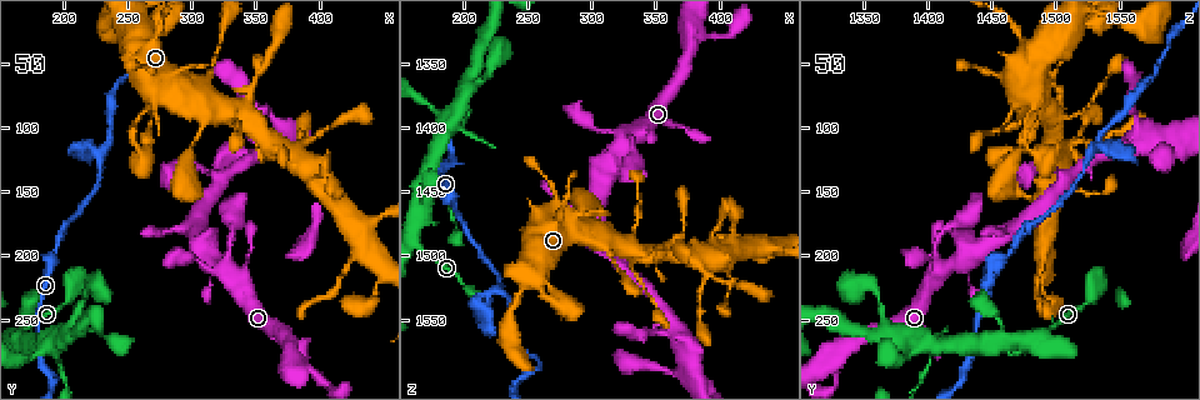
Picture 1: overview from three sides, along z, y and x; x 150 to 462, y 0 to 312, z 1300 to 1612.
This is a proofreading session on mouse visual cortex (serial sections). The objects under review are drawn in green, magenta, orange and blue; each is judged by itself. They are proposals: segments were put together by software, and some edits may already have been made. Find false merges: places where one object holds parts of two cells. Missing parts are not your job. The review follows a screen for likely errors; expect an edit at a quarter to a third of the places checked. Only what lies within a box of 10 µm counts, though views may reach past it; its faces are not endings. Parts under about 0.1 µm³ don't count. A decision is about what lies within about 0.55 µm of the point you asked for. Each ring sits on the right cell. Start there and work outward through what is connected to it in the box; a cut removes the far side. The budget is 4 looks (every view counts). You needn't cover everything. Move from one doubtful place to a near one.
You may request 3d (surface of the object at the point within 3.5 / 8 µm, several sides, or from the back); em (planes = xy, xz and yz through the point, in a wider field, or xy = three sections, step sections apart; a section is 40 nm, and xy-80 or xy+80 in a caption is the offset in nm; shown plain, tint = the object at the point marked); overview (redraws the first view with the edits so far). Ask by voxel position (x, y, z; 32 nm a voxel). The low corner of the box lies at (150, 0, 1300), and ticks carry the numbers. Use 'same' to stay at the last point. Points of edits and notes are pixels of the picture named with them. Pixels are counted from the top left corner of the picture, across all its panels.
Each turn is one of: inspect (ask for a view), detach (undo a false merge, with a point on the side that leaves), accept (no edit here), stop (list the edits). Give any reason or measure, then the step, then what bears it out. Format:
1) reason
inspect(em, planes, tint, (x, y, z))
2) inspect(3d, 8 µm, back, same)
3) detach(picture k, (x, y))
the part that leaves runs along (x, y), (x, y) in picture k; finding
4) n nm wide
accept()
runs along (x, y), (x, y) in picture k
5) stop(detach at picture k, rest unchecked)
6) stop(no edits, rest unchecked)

side arm on a straight run
inspect(3d, 3.5 µm, (228, 120, 1526))

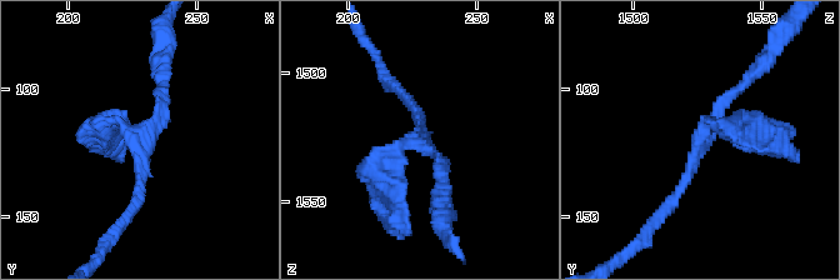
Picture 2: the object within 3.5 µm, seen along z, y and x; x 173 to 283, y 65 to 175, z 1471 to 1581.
3 arms; arms of 150, 150, 200 nm; shape alone is not enough
inspect(em, xy, step 3, tint, (229, 121, 1527))

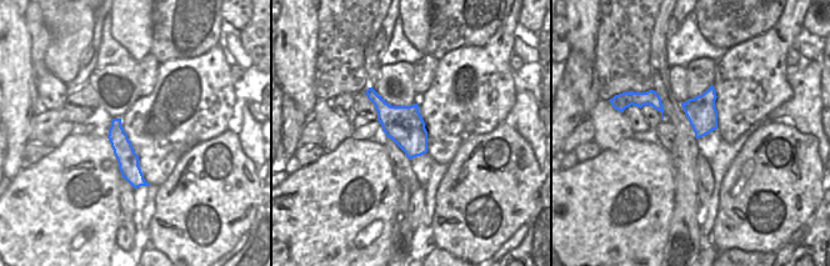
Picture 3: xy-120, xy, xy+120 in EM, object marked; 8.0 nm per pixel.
accept()
runs along (115, 121), (129, 169), (141, 182) in picture 3; continuous, no second cell

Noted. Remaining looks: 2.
arms part here
inspect(3d, 3.5 µm, (338, 90, 1500))

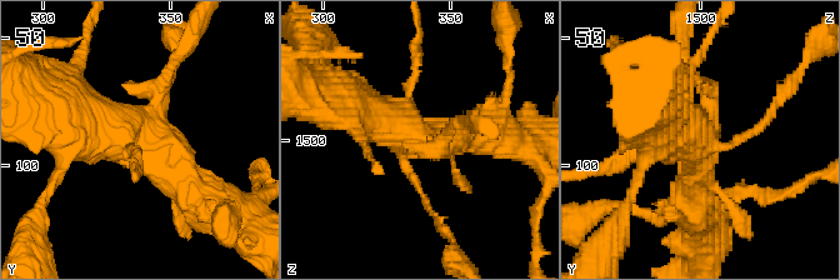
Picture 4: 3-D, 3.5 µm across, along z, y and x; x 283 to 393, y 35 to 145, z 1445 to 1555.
inspect(em, xy, step 3, tint, (337, 92, 1498))

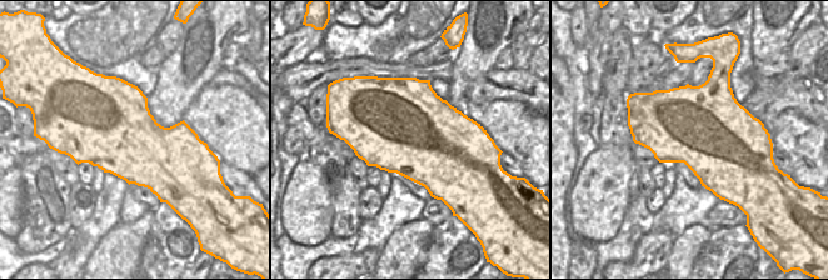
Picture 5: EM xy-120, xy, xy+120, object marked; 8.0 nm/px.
accept()
one cell here

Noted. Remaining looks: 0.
stop(no edits, rest unchecked)

